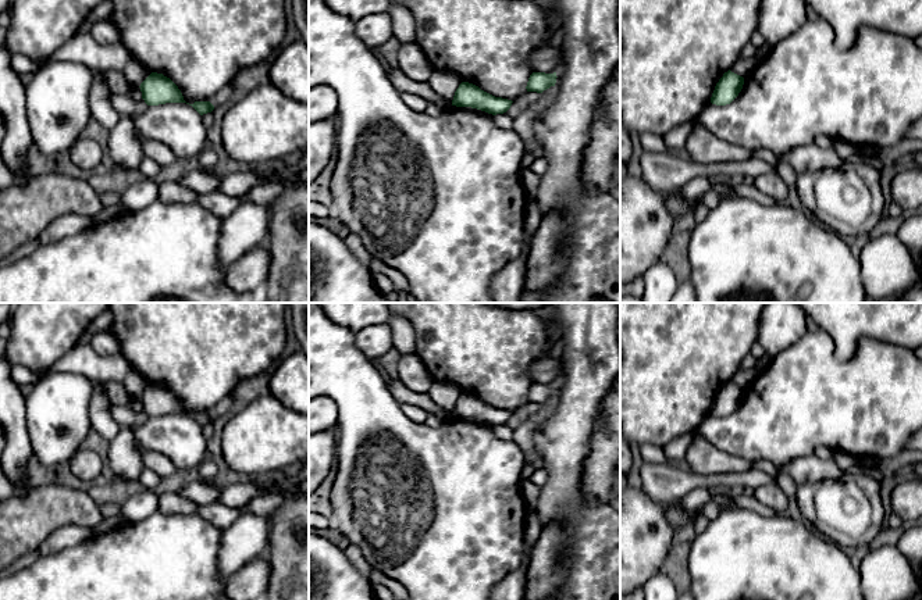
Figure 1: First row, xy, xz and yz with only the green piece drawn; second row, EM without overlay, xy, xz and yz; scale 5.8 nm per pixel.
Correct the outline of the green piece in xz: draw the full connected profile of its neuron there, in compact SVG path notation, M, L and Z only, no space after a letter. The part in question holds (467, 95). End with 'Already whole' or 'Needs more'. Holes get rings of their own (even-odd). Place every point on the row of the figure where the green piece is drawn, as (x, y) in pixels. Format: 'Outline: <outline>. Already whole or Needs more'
Outline: M469 82L459 85L452 100L452 106L471 107L492 115L506 112L512 103L512 100L495 97Z. Already whole

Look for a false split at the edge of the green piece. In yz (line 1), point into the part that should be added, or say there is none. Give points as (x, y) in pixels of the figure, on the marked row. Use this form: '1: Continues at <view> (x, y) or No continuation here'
1: No continuation here

